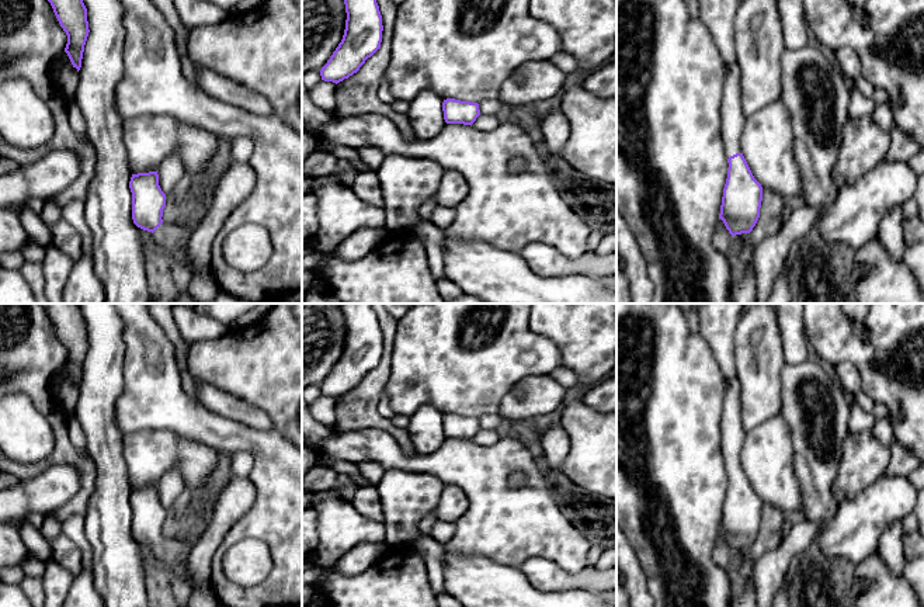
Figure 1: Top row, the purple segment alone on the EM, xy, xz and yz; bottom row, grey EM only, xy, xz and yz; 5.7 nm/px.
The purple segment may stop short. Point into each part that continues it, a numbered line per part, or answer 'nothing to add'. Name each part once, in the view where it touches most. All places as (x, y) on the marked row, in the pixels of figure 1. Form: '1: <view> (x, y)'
1: xy (173, 238)
2: yz (733, 120)

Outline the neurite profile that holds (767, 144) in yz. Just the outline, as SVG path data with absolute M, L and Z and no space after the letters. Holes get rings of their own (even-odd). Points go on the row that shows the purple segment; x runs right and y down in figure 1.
M781 100L746 117L740 148L763 188L782 197L803 194L802 177L793 155L792 124Z

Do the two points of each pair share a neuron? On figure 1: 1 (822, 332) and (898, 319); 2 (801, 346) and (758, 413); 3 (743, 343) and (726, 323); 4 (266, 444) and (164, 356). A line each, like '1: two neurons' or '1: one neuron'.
1: one neuron
2: two neurons
3: two neurons
4: one neuron

